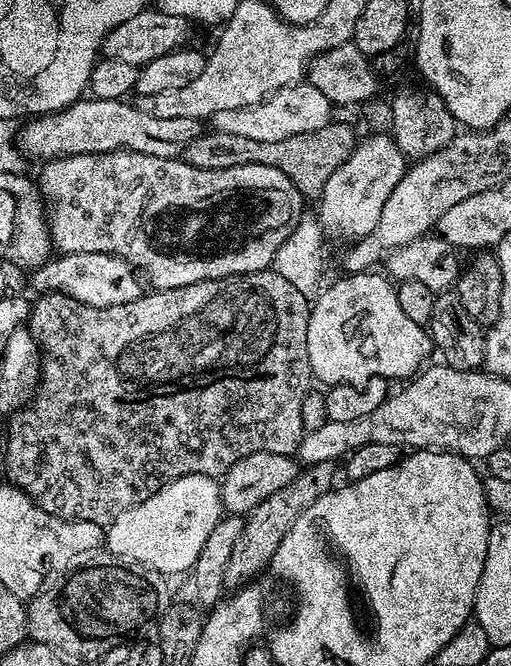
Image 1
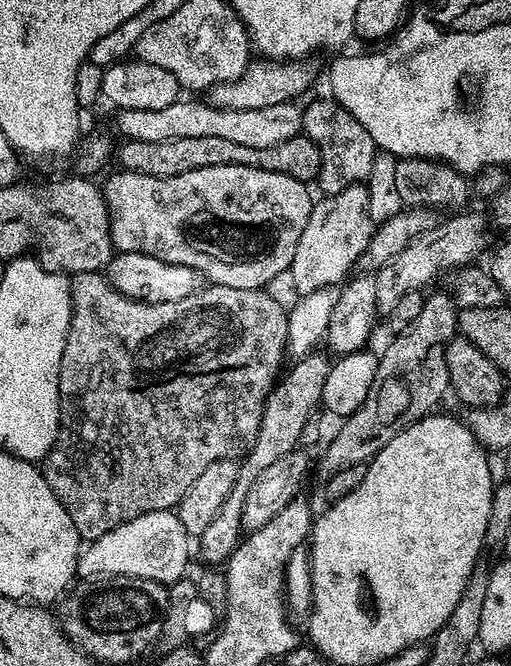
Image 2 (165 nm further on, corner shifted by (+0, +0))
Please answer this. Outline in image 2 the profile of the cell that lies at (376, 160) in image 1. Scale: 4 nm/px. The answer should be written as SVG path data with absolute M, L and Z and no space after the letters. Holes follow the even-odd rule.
M363 183L351 184L340 192L317 199L289 266L299 295L339 285L367 248L373 231L374 223L369 216L369 194Z

